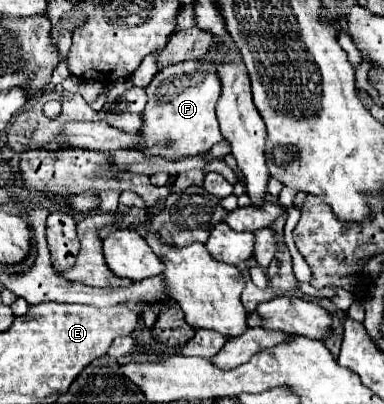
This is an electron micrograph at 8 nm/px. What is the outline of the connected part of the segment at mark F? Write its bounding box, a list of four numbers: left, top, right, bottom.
[142,42,238,160]

